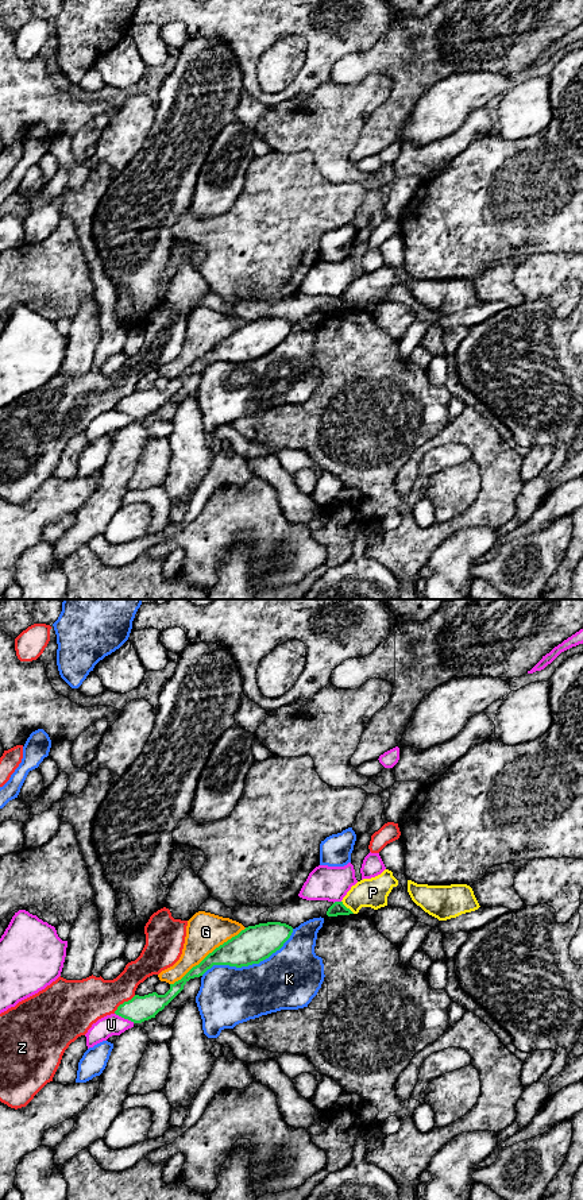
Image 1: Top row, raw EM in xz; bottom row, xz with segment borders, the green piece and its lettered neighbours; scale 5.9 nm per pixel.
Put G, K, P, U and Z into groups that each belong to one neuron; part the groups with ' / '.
G / K P / U / Z

